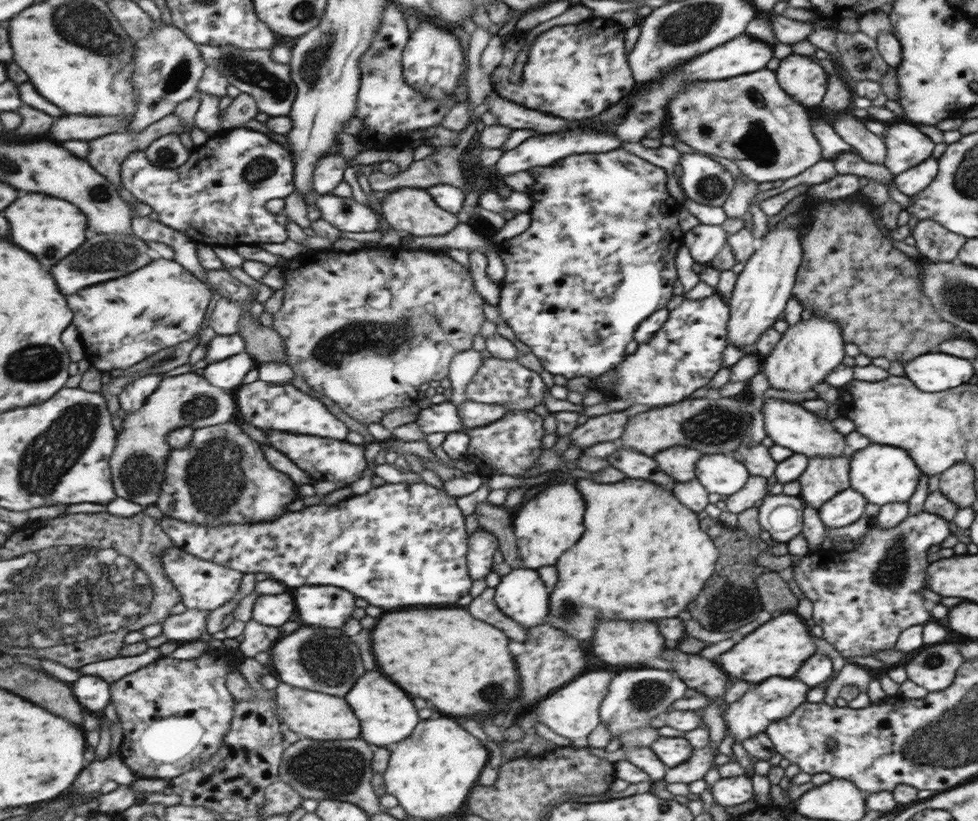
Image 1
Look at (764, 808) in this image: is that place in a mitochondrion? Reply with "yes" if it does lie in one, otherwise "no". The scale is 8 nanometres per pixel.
no

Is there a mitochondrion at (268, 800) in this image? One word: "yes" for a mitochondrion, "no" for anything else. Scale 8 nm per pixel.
no

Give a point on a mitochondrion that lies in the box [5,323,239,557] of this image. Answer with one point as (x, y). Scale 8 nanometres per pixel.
(50, 456)

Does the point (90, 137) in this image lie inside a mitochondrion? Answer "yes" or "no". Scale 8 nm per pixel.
no

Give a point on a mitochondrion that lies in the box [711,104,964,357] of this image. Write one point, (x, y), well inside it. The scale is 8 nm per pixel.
(763, 152)

